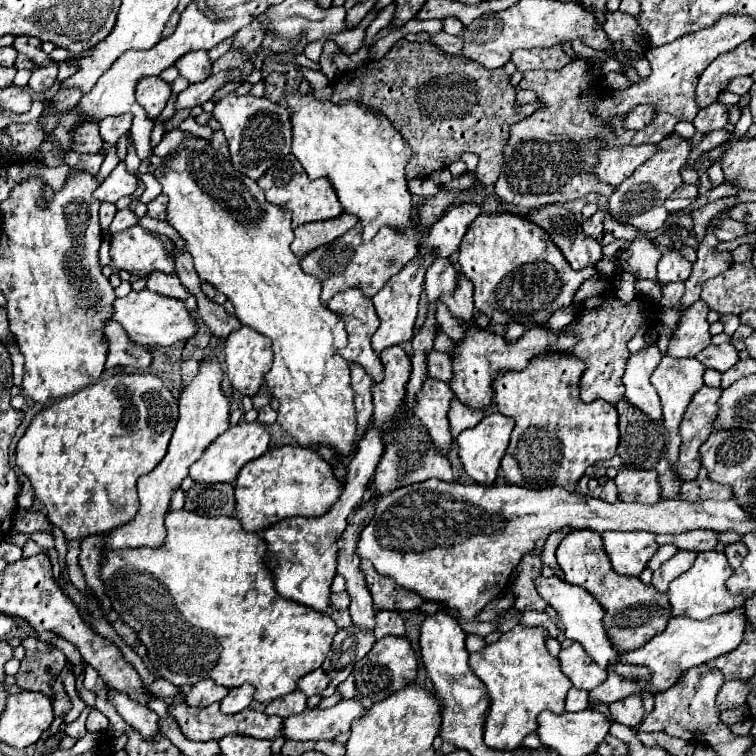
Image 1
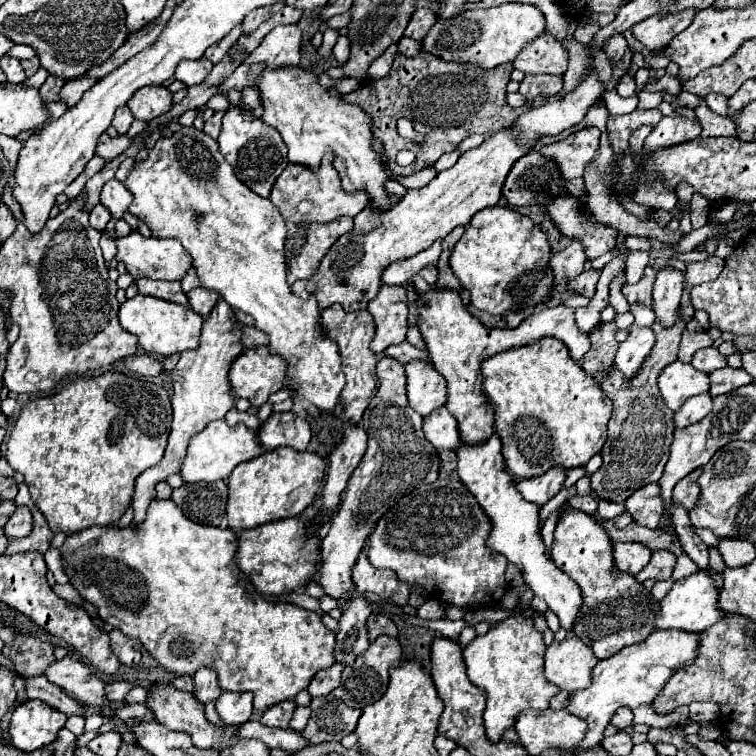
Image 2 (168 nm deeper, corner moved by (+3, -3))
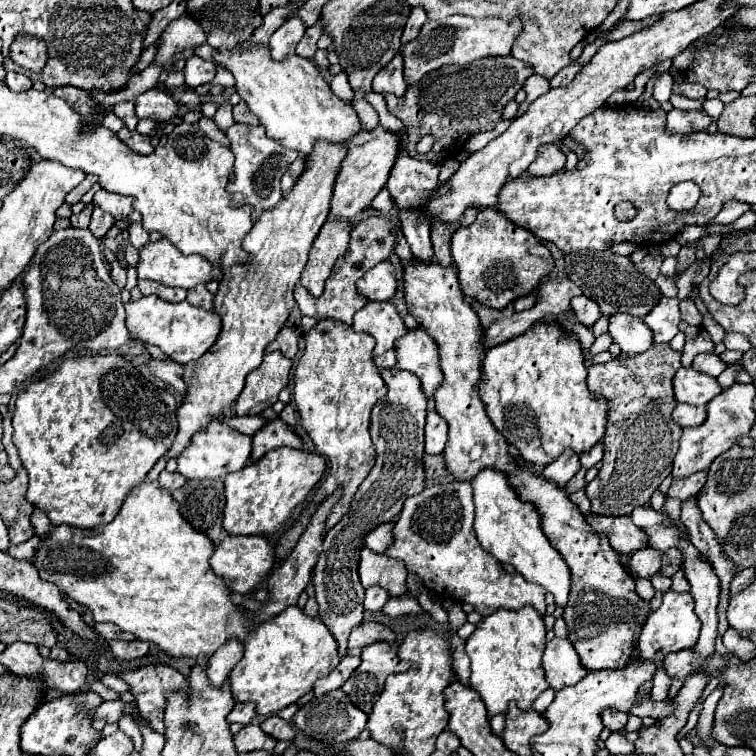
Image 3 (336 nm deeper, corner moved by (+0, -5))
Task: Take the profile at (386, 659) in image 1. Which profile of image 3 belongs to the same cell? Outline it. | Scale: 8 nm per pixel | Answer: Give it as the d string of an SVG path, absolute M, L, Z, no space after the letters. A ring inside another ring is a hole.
M374 643L364 647L362 665L342 685L350 701L364 713L372 711L372 705L384 689L384 681L392 673L404 673L410 663L398 659L398 647L394 643Z

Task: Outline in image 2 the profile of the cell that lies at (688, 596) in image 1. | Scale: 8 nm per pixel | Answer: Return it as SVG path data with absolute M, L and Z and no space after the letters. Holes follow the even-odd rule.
M699 569L697 573L691 573L689 577L683 577L675 581L675 585L669 589L669 593L661 599L661 617L657 617L655 627L657 629L681 629L681 631L695 631L701 633L713 623L717 623L723 617L723 609L719 607L719 591L717 583L707 569Z

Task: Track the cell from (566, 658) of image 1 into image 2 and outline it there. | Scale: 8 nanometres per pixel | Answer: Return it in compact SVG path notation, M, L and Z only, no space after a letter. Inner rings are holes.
M565 637L545 653L545 677L571 693L591 685L595 665L597 657L579 637Z

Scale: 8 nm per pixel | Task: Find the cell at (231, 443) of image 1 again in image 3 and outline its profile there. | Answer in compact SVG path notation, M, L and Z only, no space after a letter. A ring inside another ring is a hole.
M210 421L208 427L192 435L192 443L180 453L178 473L184 475L186 479L218 479L222 475L228 475L246 467L250 461L250 449L252 449L252 437L220 421Z

